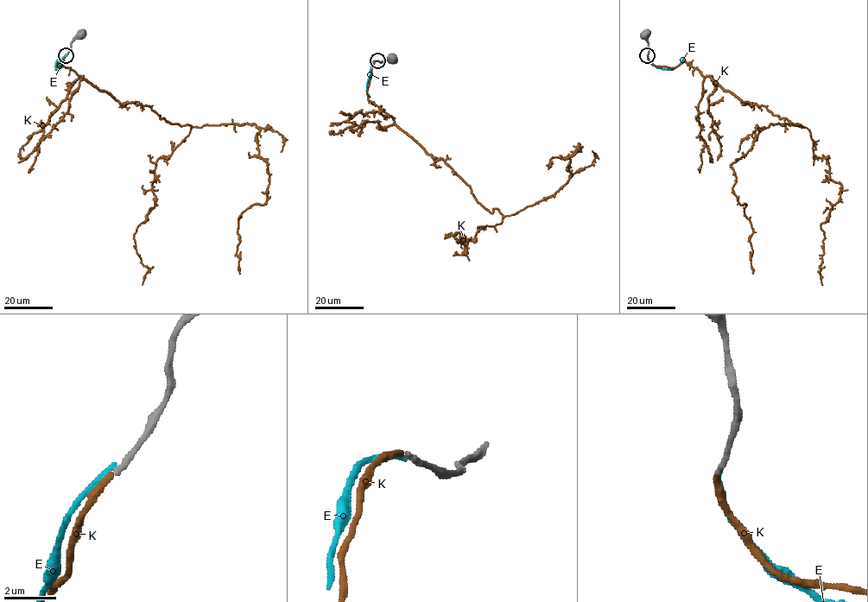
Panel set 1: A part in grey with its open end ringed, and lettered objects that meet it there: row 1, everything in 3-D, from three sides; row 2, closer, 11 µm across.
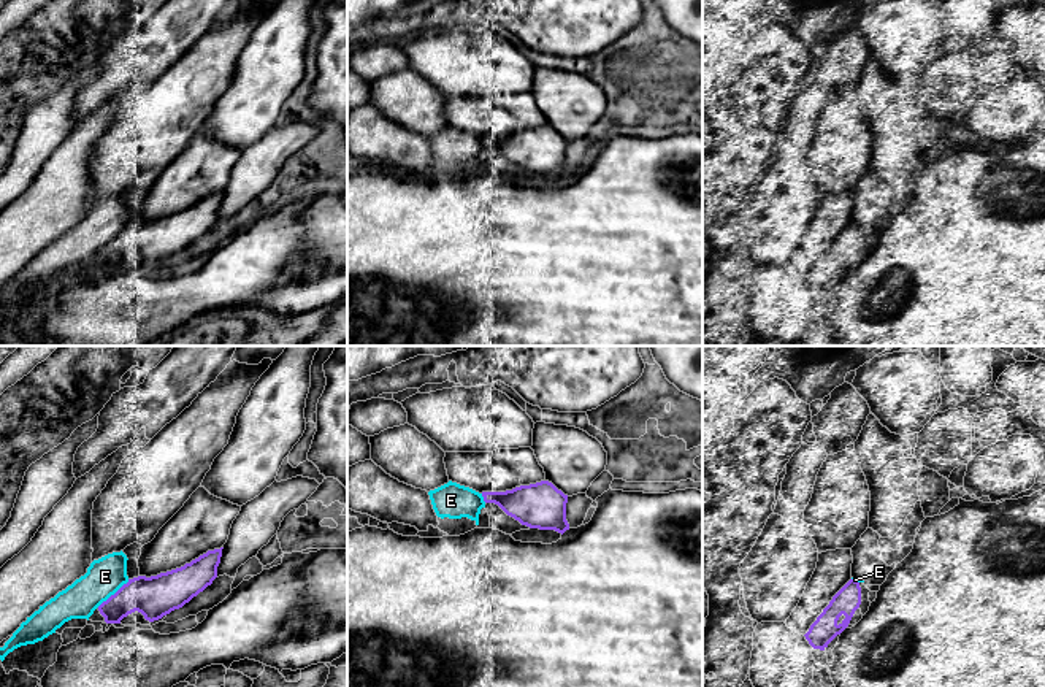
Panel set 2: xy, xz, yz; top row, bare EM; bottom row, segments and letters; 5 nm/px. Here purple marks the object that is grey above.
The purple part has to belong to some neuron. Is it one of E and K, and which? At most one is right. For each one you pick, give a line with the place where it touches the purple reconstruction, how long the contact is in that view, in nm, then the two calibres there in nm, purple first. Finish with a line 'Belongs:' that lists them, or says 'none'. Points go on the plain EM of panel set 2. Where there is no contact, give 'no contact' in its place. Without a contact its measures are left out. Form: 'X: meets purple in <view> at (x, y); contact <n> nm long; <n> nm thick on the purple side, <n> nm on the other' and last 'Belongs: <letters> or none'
K: no contact
Belongs: K

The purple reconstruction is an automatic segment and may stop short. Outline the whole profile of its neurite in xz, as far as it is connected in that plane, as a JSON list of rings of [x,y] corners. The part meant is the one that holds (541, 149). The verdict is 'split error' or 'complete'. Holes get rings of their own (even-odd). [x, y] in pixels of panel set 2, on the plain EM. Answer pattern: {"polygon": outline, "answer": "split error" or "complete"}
{"polygon": [[[549,125],[506,136],[482,136],[482,141],[485,148],[498,149],[507,160],[530,173],[555,175],[561,179],[569,175],[566,165],[568,140]]], "answer": "complete"}

